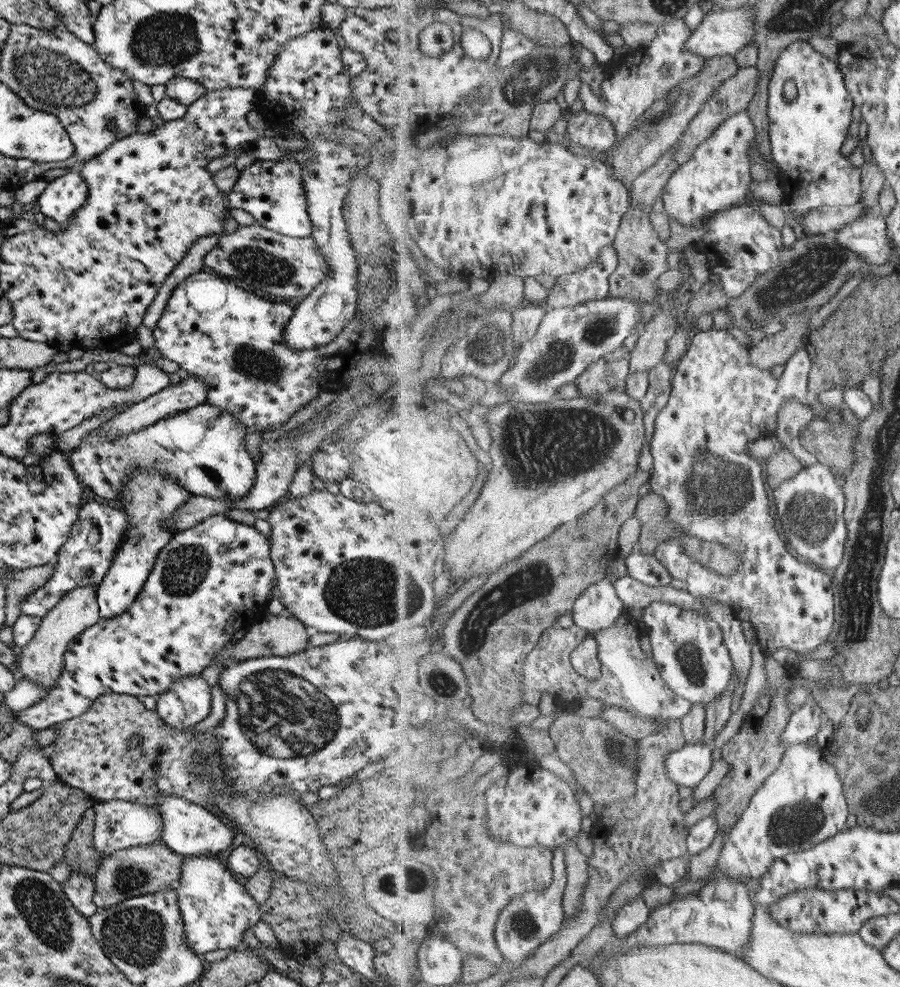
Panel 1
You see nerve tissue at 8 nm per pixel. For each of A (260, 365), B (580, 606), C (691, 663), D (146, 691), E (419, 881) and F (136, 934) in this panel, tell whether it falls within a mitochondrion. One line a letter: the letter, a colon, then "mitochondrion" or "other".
A: mitochondrion
B: other
C: mitochondrion
D: other
E: mitochondrion
F: mitochondrion

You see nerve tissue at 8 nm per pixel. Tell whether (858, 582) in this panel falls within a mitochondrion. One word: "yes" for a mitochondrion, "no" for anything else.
yes

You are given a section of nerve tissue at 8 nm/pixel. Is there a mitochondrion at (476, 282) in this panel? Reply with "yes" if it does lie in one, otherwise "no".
no

